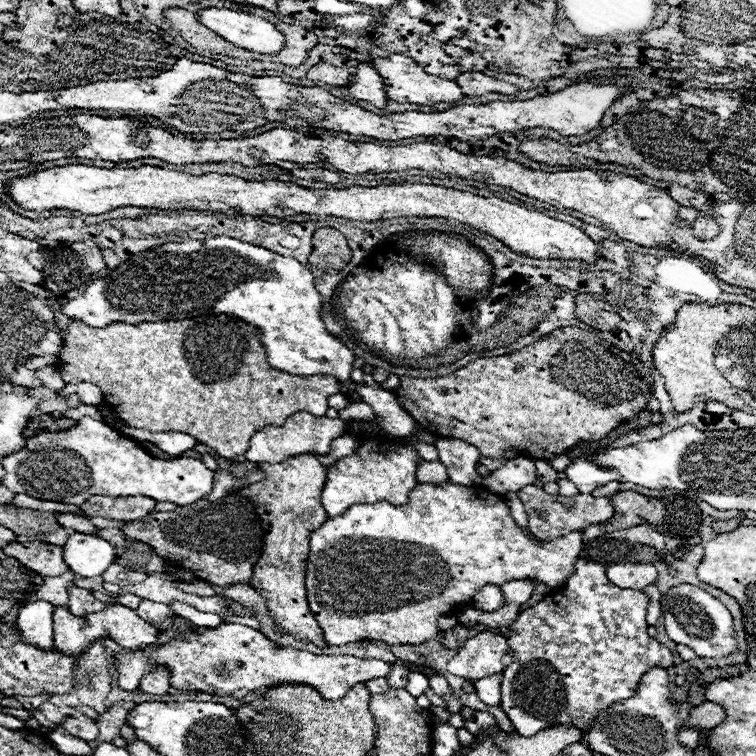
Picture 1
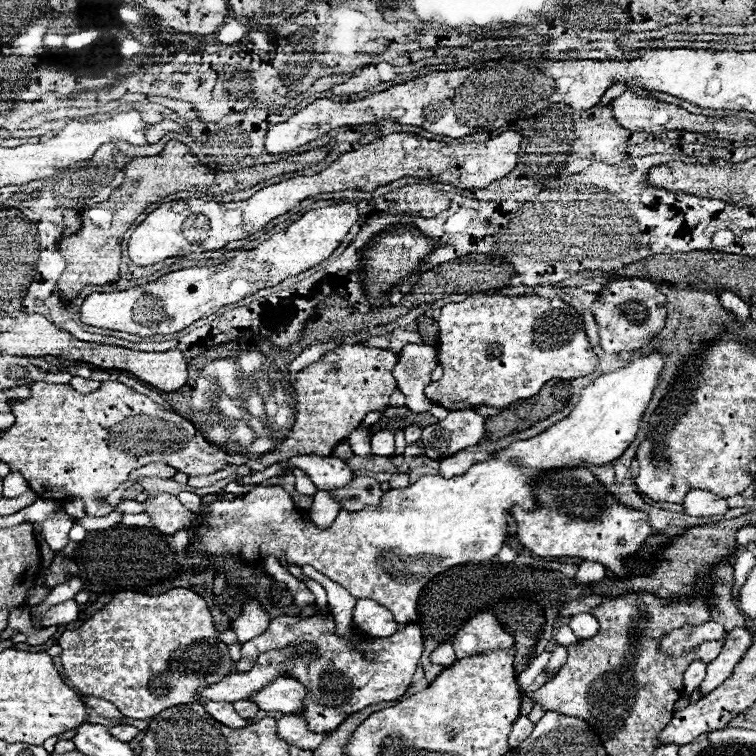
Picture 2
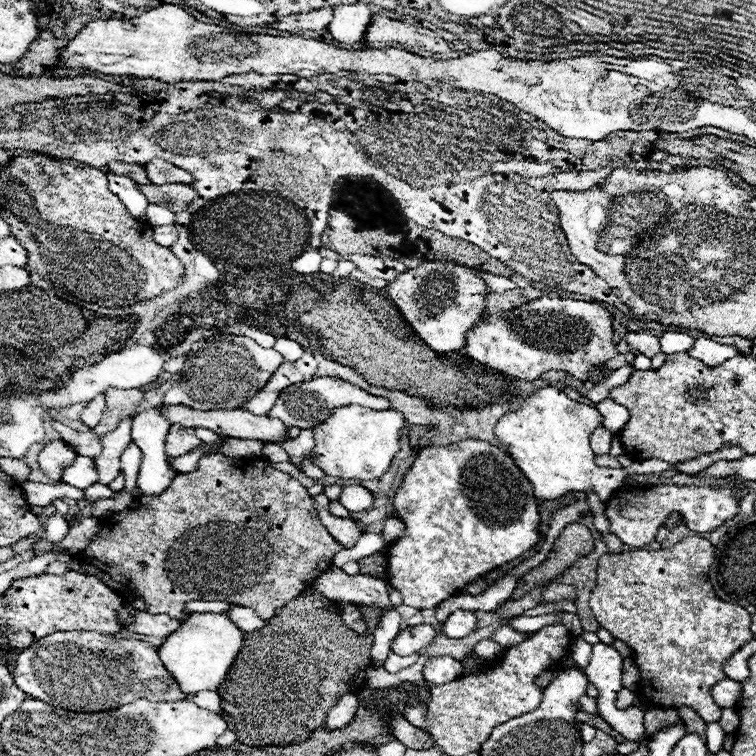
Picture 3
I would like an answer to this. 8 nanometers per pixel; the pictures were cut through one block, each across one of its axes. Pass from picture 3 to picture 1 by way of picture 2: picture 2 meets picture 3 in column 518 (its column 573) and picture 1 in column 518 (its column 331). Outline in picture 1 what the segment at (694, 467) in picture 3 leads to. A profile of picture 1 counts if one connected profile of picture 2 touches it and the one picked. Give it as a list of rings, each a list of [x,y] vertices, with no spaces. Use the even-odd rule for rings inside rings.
[[[446,482],[444,486],[430,486],[430,484],[418,484],[412,494],[408,504],[404,506],[390,506],[388,502],[376,502],[376,504],[354,504],[350,506],[344,514],[336,518],[328,518],[318,530],[310,532],[310,554],[306,562],[306,592],[308,592],[308,606],[320,624],[324,638],[332,646],[342,646],[348,642],[360,642],[362,638],[374,640],[386,646],[420,646],[430,642],[432,638],[438,636],[438,626],[436,620],[442,612],[456,612],[458,604],[468,604],[472,596],[484,586],[484,584],[506,584],[508,580],[520,580],[520,578],[536,578],[538,582],[544,582],[548,588],[556,588],[568,580],[568,576],[574,570],[574,562],[578,560],[582,552],[582,532],[570,532],[568,536],[562,536],[558,540],[542,542],[542,546],[534,544],[514,522],[510,508],[502,498],[488,490],[480,490],[478,486],[460,486],[460,484],[450,484]]]

